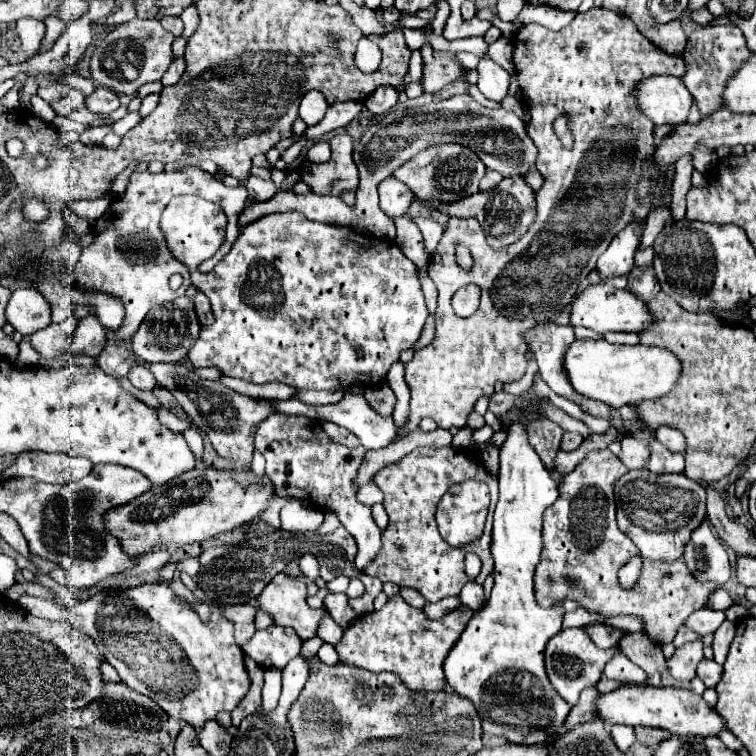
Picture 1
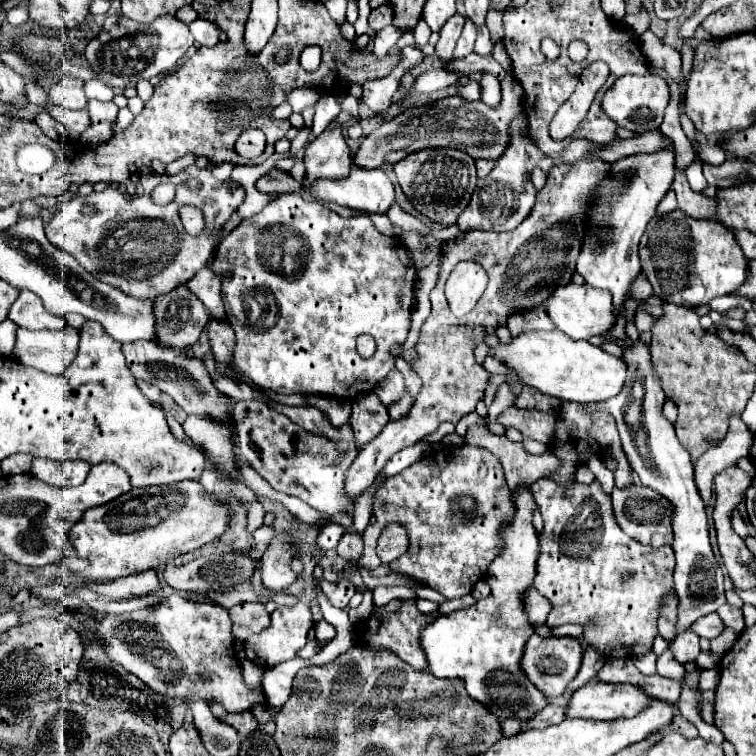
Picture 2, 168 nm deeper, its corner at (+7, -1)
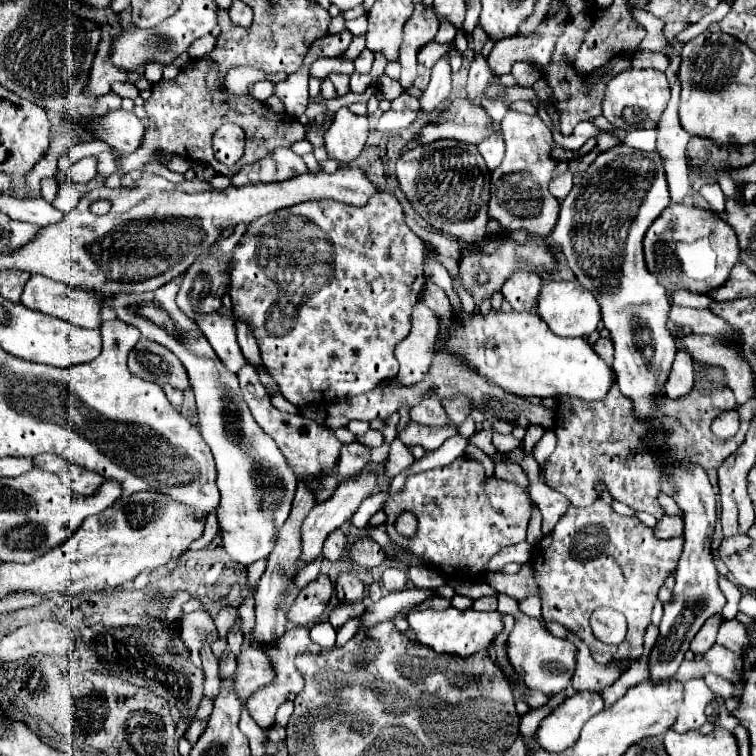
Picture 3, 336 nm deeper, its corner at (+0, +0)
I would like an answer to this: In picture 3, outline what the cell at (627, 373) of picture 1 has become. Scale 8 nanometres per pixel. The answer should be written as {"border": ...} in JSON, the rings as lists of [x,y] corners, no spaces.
{"border":[[[463,312],[463,318],[457,320],[459,330],[449,338],[447,348],[469,362],[469,366],[479,374],[489,380],[493,380],[499,388],[513,392],[517,396],[575,396],[587,402],[603,400],[605,394],[611,390],[615,382],[615,372],[611,366],[607,366],[601,356],[593,350],[589,342],[583,338],[563,338],[557,336],[549,330],[549,326],[537,316],[537,314],[527,314],[527,312],[513,312],[513,314],[497,314],[491,312],[487,318],[481,316],[467,316]]]}

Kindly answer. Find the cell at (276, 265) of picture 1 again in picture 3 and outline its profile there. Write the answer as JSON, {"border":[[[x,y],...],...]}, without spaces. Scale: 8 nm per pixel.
{"border":[[[383,192],[363,208],[355,206],[343,206],[339,202],[331,200],[317,200],[317,202],[303,202],[297,206],[291,206],[287,210],[279,210],[275,214],[263,216],[257,222],[253,222],[251,230],[243,234],[239,244],[233,250],[231,258],[231,284],[229,284],[229,294],[233,300],[233,312],[239,314],[239,318],[247,320],[253,326],[253,336],[257,338],[259,352],[263,366],[269,370],[269,374],[277,380],[281,394],[295,406],[311,404],[311,402],[323,402],[323,400],[335,400],[335,398],[349,398],[349,396],[359,396],[365,394],[367,390],[373,390],[377,384],[385,380],[393,380],[397,376],[399,364],[393,356],[393,348],[397,342],[401,342],[411,328],[411,310],[419,302],[421,290],[425,286],[425,276],[423,276],[423,242],[421,238],[405,224],[403,208],[399,200]]]}

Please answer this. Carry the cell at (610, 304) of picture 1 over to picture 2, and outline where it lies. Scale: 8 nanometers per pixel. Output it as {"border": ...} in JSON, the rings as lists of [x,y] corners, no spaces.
{"border":[[[568,283],[564,287],[556,287],[544,305],[546,305],[546,313],[554,321],[554,325],[572,339],[590,339],[590,337],[610,331],[614,325],[612,295],[606,289]]]}

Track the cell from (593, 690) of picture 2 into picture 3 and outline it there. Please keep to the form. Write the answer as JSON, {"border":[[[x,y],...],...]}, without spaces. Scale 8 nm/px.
{"border":[[[575,692],[541,722],[537,730],[539,744],[551,752],[565,750],[571,742],[577,742],[583,722],[603,710],[603,704],[599,692]]]}

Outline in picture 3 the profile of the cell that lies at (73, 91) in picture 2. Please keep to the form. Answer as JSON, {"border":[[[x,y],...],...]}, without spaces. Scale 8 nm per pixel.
{"border":[[[101,36],[95,58],[93,58],[91,74],[87,80],[87,88],[85,88],[85,94],[91,98],[97,98],[97,96],[111,92],[113,82],[125,82],[127,80],[127,74],[123,74],[123,70],[115,70],[115,66],[111,66],[109,46],[111,46],[111,38]]]}

